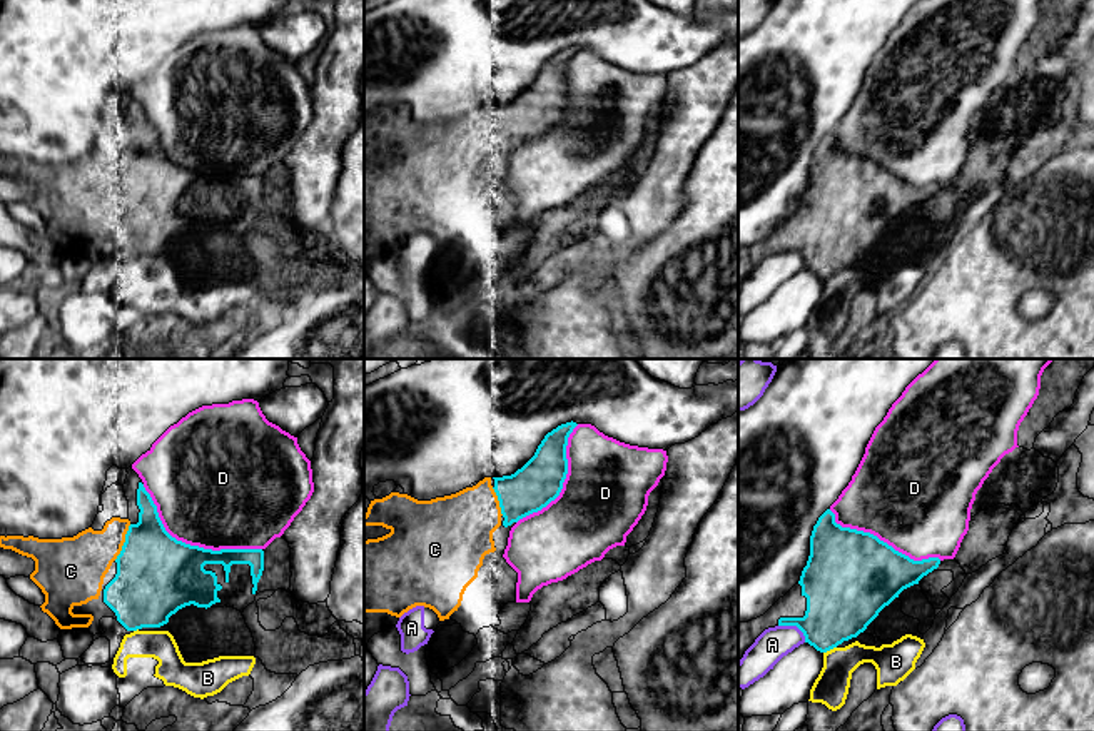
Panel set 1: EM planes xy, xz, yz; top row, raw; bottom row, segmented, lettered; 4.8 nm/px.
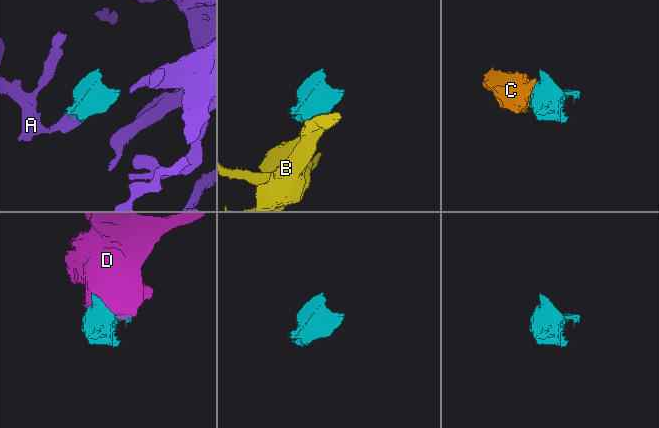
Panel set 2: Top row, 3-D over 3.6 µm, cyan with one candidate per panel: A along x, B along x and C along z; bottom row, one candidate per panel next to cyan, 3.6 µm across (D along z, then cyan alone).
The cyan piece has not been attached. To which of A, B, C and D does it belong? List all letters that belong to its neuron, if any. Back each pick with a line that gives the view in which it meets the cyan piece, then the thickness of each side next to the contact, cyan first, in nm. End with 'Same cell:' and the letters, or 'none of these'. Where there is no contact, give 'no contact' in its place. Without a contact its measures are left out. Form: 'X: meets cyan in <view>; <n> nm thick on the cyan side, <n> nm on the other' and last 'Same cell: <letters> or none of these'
C: meets cyan in xy; 380 nm thick on the cyan side, 280 nm on the other
Same cell: C

